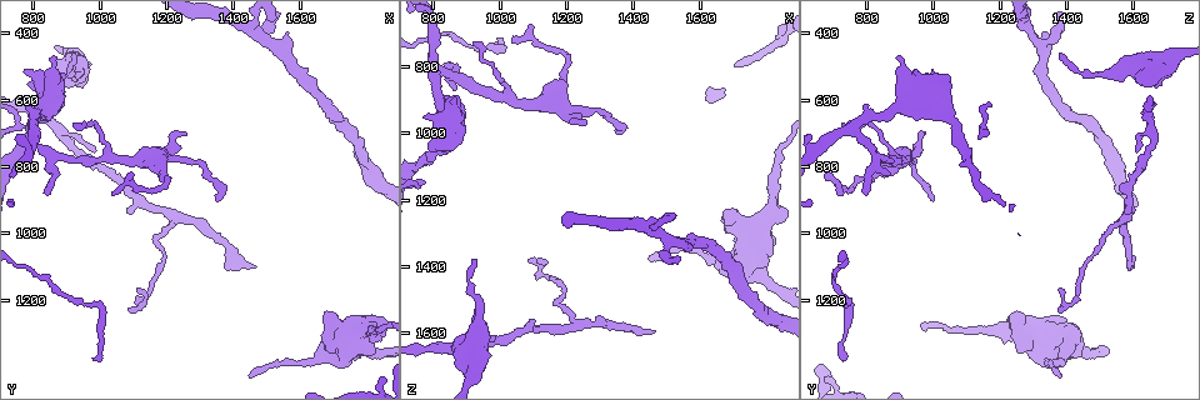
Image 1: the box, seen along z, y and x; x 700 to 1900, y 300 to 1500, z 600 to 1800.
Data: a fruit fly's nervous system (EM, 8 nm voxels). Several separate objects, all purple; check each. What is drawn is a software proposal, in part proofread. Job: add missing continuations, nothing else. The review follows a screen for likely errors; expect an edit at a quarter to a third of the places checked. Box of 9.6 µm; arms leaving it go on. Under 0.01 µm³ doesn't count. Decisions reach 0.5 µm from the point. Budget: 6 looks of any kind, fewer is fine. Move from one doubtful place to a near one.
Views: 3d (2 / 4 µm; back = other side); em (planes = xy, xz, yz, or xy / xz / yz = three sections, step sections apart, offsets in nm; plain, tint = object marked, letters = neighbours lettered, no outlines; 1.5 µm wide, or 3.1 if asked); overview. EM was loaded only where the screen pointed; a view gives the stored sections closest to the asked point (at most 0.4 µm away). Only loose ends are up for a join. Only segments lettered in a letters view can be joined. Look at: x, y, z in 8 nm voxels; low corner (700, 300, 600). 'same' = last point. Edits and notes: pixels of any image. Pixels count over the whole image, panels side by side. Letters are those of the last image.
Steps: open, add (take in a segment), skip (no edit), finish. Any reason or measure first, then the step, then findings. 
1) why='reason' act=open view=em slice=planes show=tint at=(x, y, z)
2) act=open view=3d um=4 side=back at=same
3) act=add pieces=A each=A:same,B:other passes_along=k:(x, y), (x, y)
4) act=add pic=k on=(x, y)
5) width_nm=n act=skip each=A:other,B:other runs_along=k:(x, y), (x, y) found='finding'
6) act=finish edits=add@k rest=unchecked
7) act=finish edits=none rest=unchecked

why='an open end' act=open view=3d um=4 side=back at=(770, 510, 960)

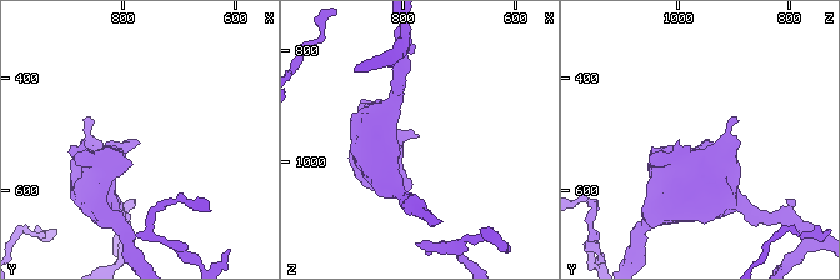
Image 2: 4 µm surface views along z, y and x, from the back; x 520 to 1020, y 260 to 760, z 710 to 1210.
why='need the tissue' act=open view=em slice=planes show=plain at=(775, 510, 955)

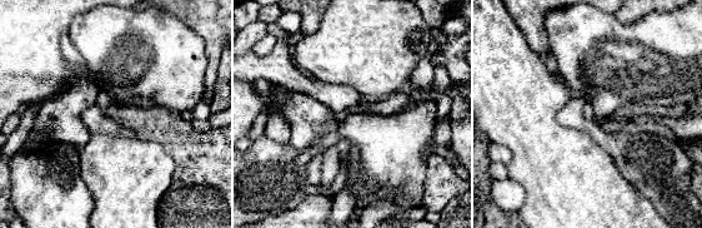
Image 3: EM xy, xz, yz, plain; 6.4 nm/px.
why='what lies round it' act=open view=em slice=planes show=letters at=same

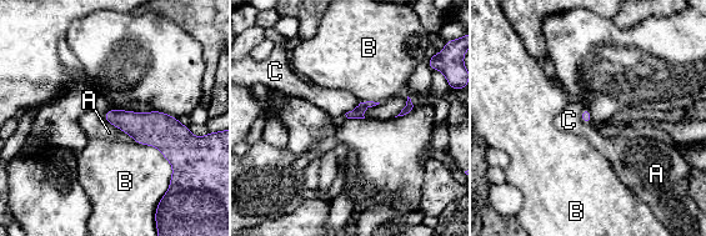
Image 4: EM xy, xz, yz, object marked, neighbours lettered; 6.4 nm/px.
act=skip each=A:other,B:other,C:other border=4:(584, 106), (581, 111), (582, 122) found='none of them fits'

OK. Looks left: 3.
act=open view=3d um=4 at=(920, 460, 1380)

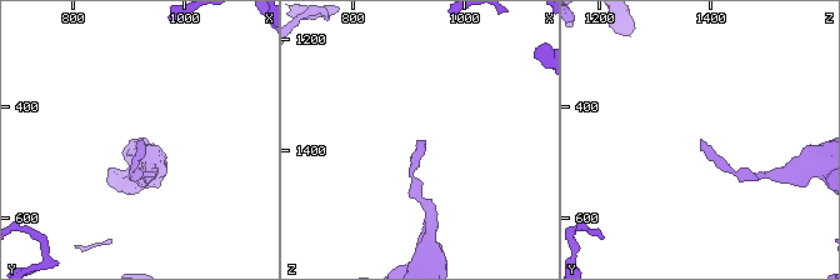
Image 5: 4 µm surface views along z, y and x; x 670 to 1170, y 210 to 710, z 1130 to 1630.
why='need the tissue' act=open view=em slice=planes show=letters at=(930, 455, 1380)

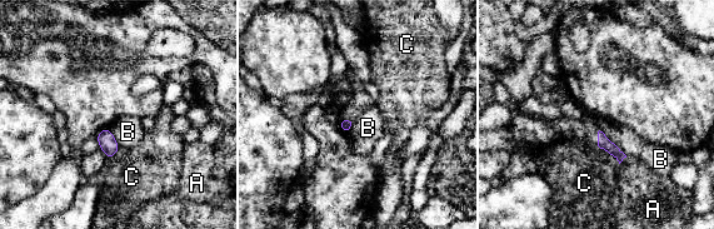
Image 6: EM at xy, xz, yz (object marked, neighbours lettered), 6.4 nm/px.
act=skip each=A:other,B:other,C:other border=6:(599, 129), (627, 155) found='none of them fits'

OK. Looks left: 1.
act=finish edits=none rest=unchecked

